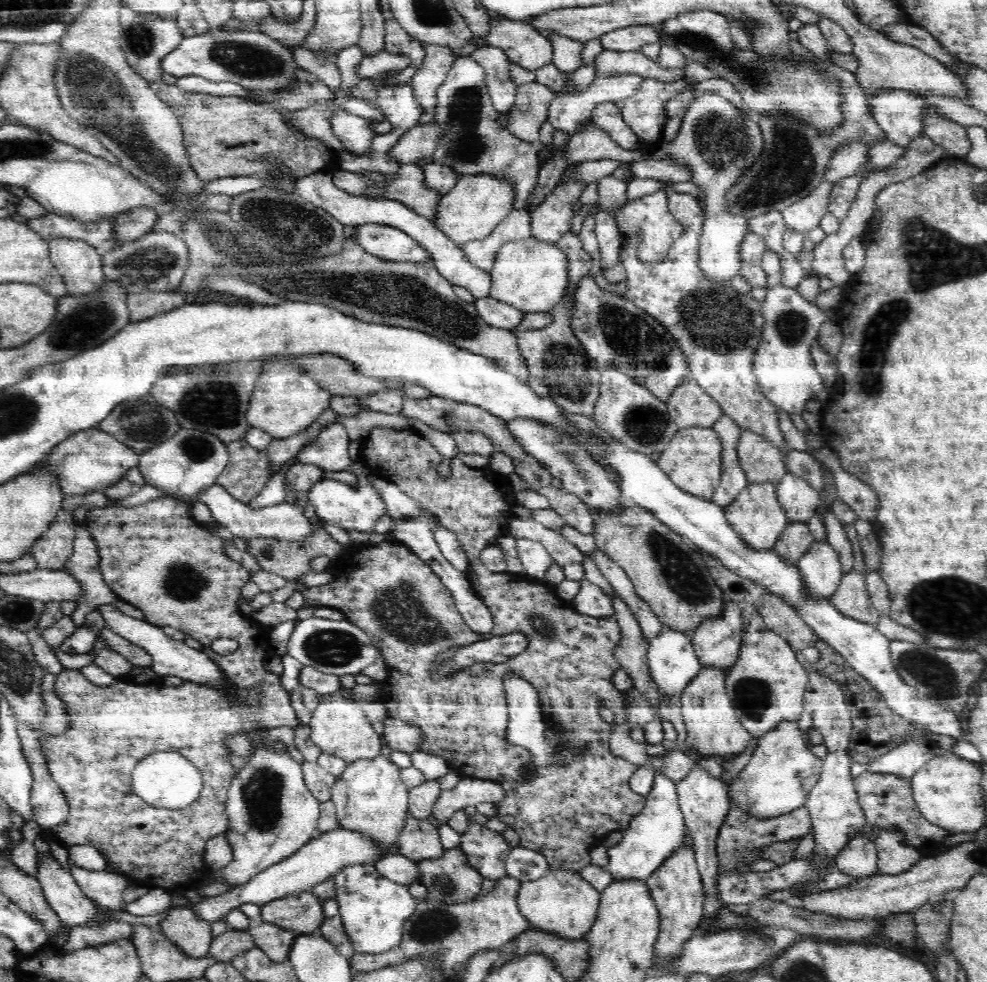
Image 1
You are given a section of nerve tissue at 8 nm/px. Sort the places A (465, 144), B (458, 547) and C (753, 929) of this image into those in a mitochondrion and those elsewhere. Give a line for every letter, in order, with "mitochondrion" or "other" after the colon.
A: mitochondrion
B: other
C: other

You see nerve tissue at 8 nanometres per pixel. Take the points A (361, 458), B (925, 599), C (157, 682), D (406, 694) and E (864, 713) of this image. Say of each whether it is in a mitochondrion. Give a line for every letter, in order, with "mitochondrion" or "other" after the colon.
A: other
B: mitochondrion
C: other
D: other
E: other

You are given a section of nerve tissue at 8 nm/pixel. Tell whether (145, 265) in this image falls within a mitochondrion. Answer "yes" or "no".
yes

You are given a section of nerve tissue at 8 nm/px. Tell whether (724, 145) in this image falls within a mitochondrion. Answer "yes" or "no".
yes

